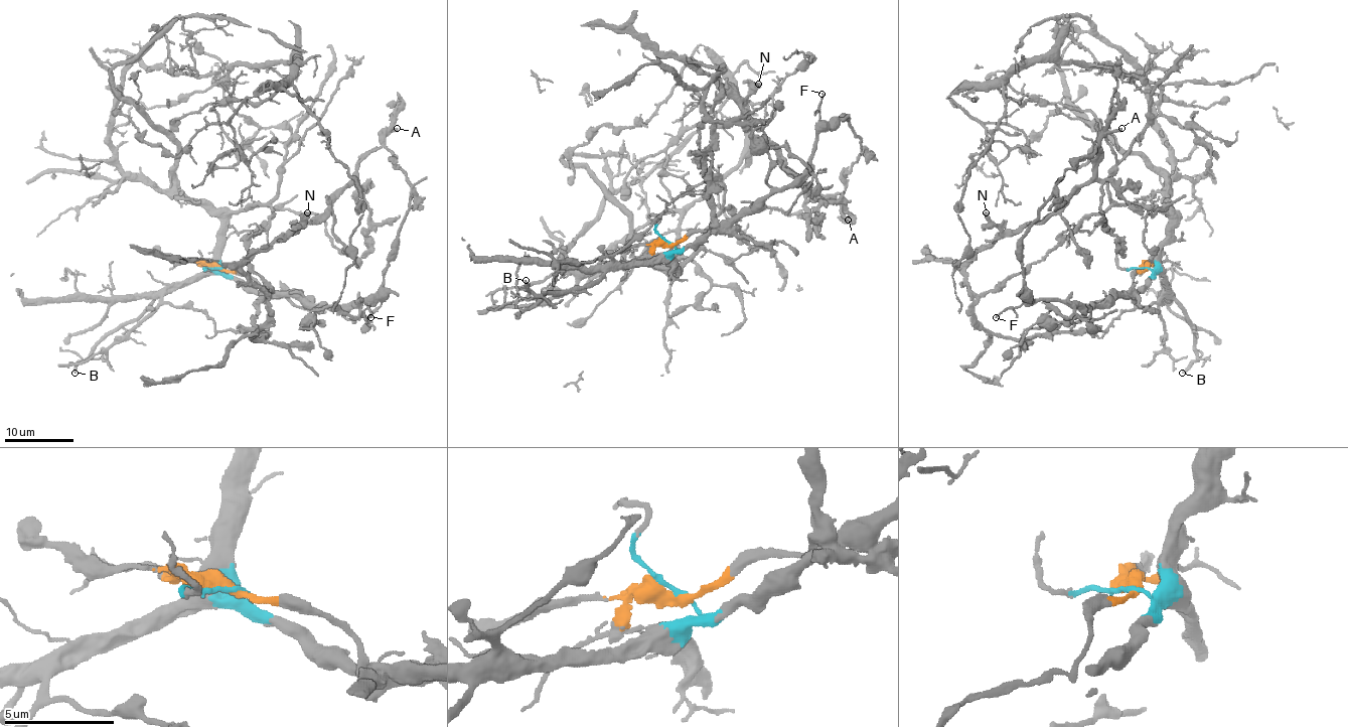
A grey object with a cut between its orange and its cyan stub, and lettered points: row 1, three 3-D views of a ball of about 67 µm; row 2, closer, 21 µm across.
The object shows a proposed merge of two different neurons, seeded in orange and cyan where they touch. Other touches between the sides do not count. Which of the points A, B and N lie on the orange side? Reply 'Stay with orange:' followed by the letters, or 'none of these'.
Stay with orange: A, N

